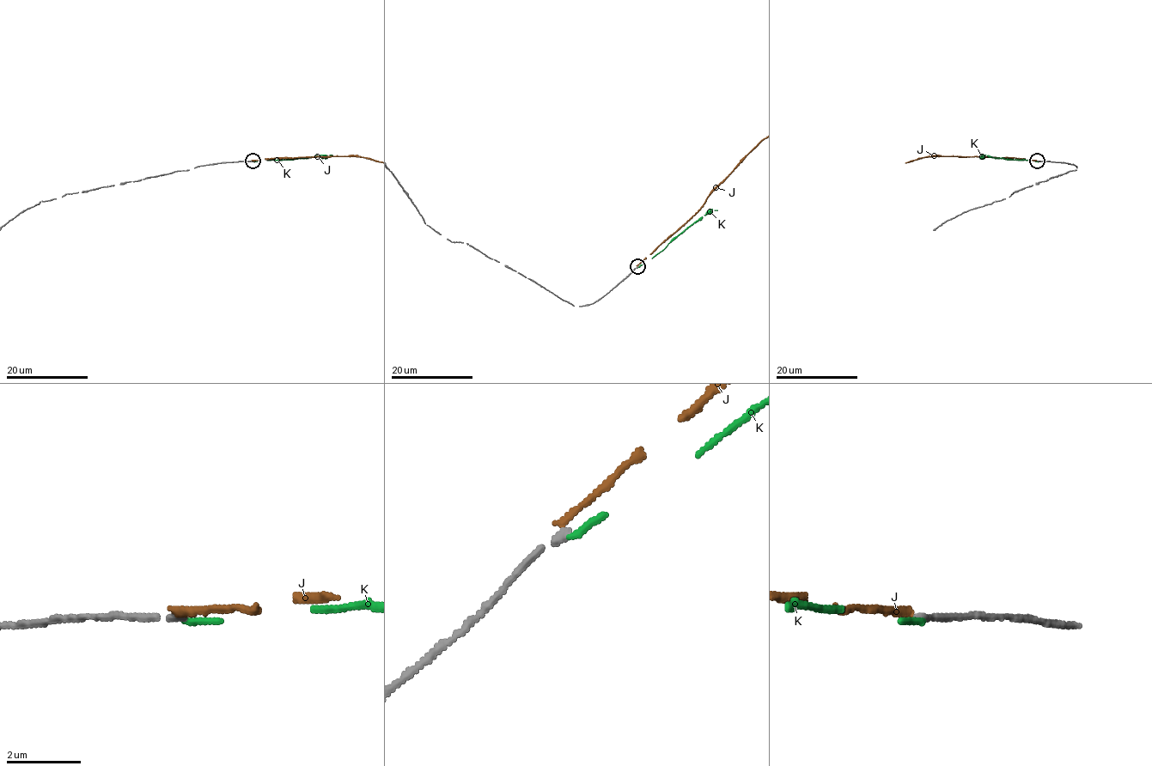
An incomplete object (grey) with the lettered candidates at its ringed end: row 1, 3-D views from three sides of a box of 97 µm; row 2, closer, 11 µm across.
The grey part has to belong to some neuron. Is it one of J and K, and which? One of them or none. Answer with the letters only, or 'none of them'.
none of them

